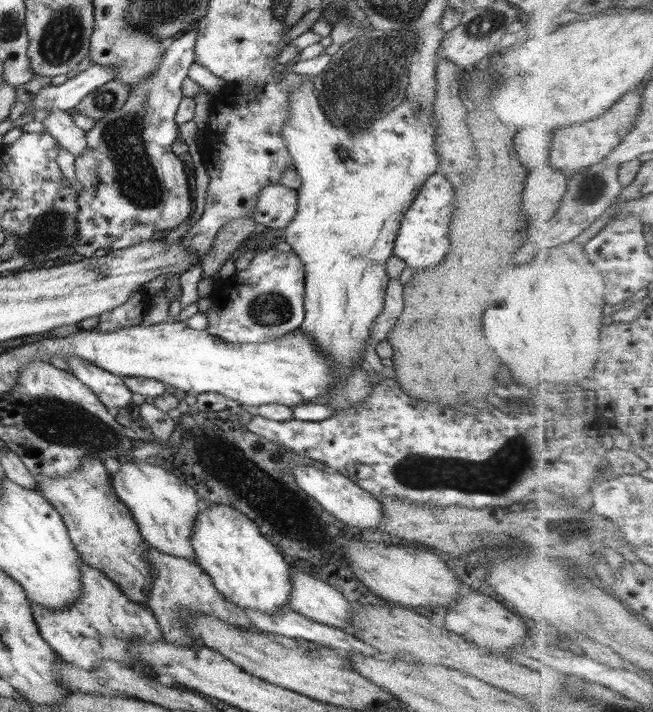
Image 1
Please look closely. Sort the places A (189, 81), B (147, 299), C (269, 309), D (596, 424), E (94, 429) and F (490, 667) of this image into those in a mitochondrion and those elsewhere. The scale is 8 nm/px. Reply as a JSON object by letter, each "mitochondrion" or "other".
{"A":"other","B":"other","C":"mitochondrion","D":"other","E":"mitochondrion","F":"other"}

